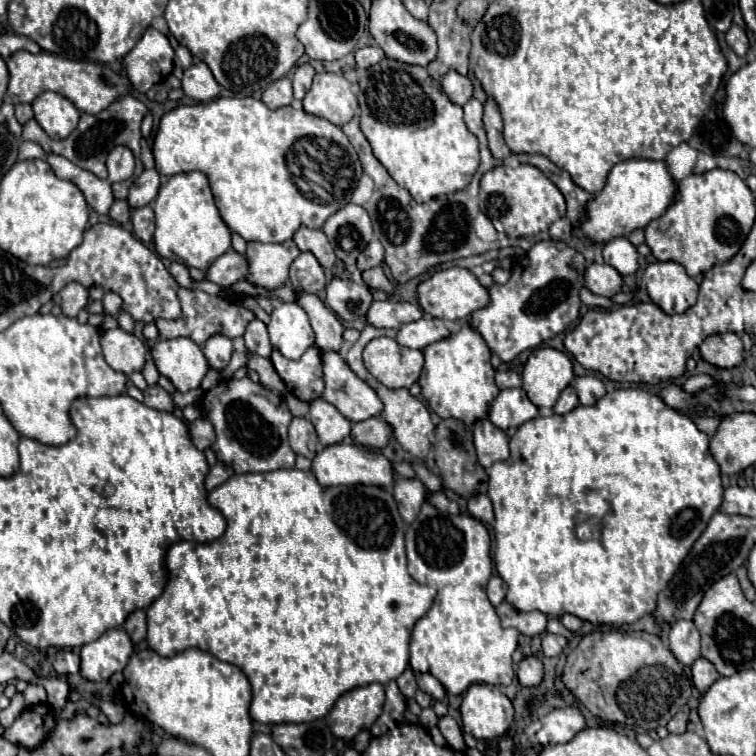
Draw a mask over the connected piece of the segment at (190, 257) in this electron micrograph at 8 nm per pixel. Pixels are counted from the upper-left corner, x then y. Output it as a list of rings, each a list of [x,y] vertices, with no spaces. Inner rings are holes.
[[[199,171],[179,173],[159,189],[153,203],[155,211],[155,251],[161,257],[173,253],[187,267],[205,269],[213,259],[223,255],[231,247],[231,231],[221,219],[207,177]]]

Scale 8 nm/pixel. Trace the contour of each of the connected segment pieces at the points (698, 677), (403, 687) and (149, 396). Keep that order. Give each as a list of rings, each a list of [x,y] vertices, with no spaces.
[[[699,657],[693,667],[691,667],[691,675],[693,675],[693,683],[695,687],[703,693],[713,681],[717,681],[721,675],[717,675],[717,669],[713,667],[713,663],[709,663],[709,659]]]
[[[407,667],[403,671],[403,675],[397,679],[397,685],[399,685],[399,691],[405,699],[413,699],[415,697],[415,691],[417,691],[417,681],[415,681],[415,675],[413,671]]]
[[[159,385],[147,387],[147,391],[145,391],[145,405],[151,407],[151,409],[157,409],[157,411],[171,411],[173,409],[171,395]]]

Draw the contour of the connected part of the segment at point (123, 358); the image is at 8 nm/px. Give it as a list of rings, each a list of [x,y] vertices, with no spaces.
[[[119,327],[103,331],[101,347],[103,347],[105,361],[115,371],[121,371],[123,375],[143,371],[147,349],[145,349],[143,341],[139,341],[133,333],[125,333]]]

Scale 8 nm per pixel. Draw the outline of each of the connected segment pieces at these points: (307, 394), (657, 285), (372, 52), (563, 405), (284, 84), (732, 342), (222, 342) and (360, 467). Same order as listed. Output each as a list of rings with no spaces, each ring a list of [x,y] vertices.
[[[309,347],[301,359],[293,361],[283,357],[277,349],[271,353],[271,363],[287,389],[299,397],[301,401],[311,403],[313,399],[321,397],[323,393],[323,379],[321,379],[321,351],[317,347]]]
[[[655,261],[645,269],[643,281],[651,301],[665,313],[683,313],[697,301],[699,285],[679,263]]]
[[[367,45],[367,47],[361,47],[355,51],[355,61],[357,61],[357,67],[371,67],[375,65],[385,53],[377,47],[377,45]]]
[[[569,385],[565,391],[561,391],[555,407],[553,407],[553,413],[569,413],[573,407],[577,407],[579,399],[577,399],[577,393],[575,389]]]
[[[283,77],[275,83],[271,83],[265,91],[263,91],[263,103],[269,109],[279,109],[279,107],[287,107],[293,101],[293,91],[291,91],[291,81],[289,77]]]
[[[735,333],[711,335],[701,343],[701,357],[717,367],[731,369],[743,361],[743,343]]]
[[[213,335],[205,345],[203,345],[203,353],[209,361],[209,365],[217,371],[221,371],[223,367],[227,367],[227,363],[231,361],[233,355],[233,343],[229,337],[225,335]]]
[[[335,443],[325,447],[321,453],[313,457],[311,465],[313,475],[323,487],[333,487],[333,485],[379,485],[379,487],[389,487],[393,481],[393,465],[389,459],[385,459],[381,453],[361,447],[361,445],[347,445],[347,443]]]

